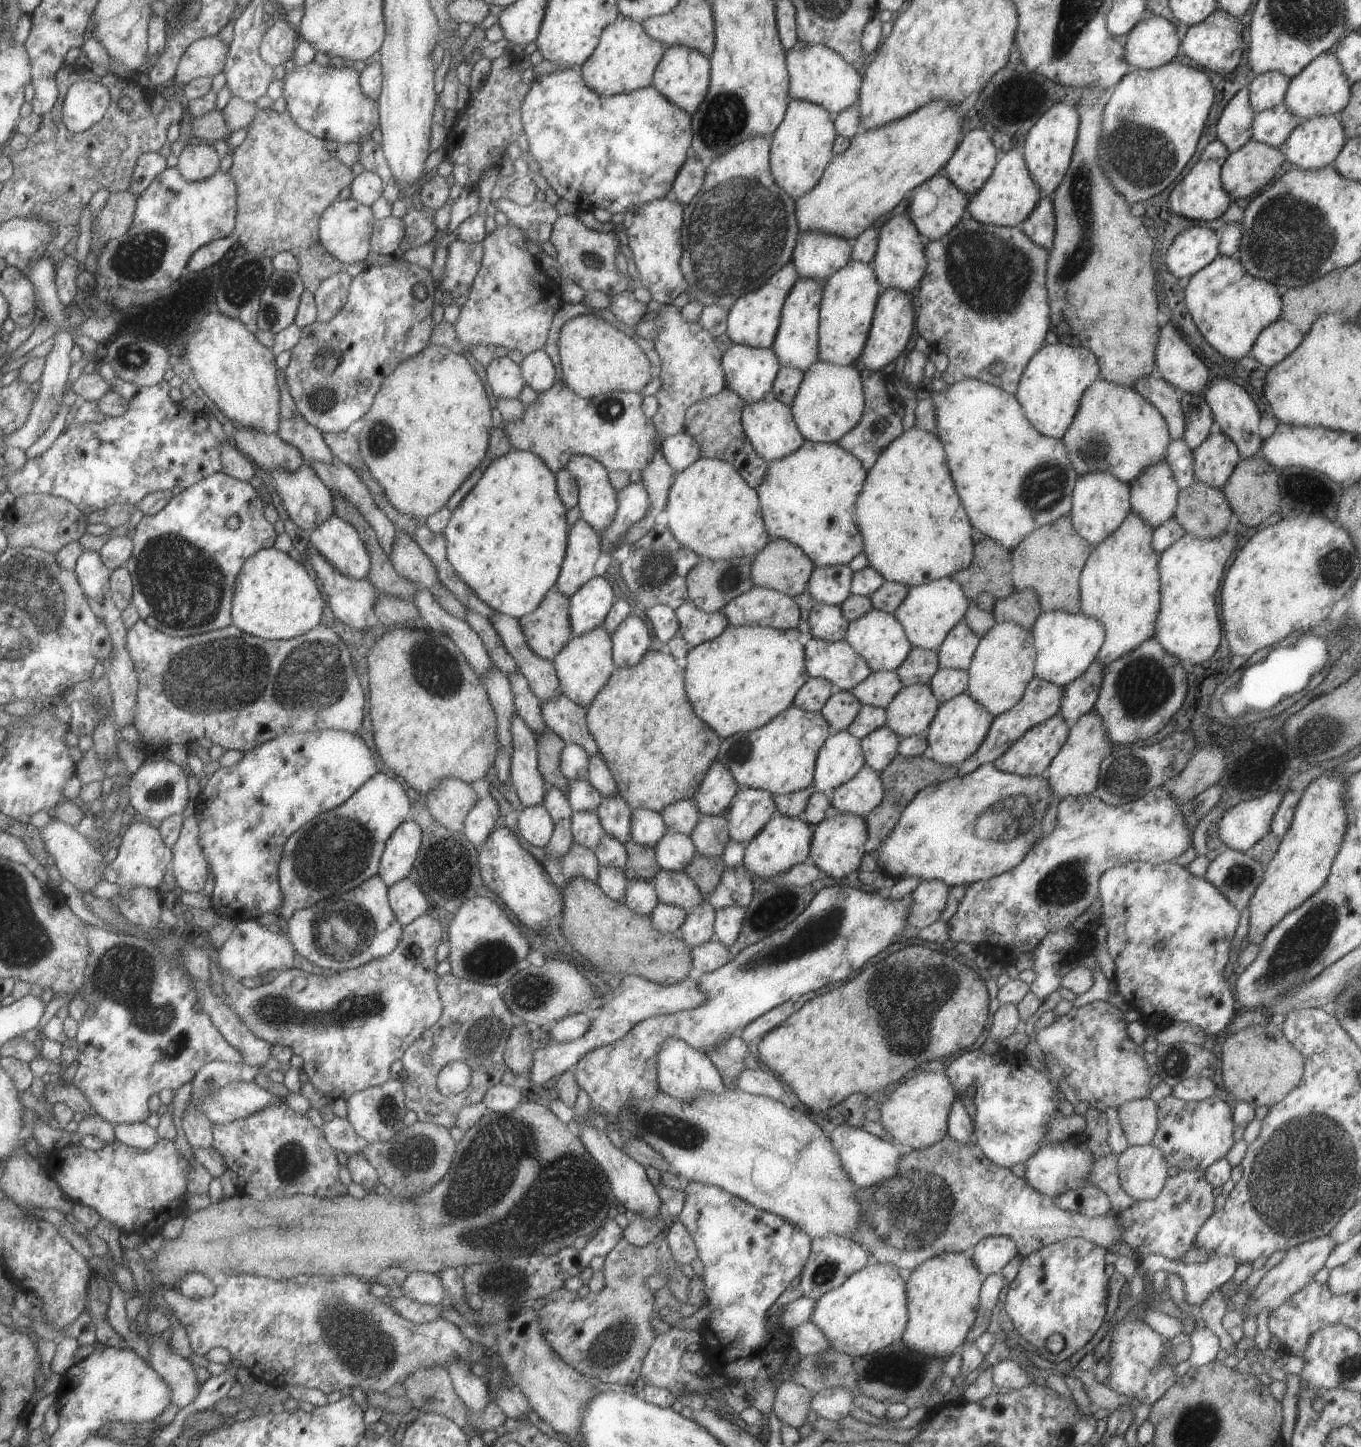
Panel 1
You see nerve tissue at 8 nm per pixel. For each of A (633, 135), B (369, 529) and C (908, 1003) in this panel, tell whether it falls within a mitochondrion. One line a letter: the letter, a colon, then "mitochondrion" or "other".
A: other
B: other
C: mitochondrion

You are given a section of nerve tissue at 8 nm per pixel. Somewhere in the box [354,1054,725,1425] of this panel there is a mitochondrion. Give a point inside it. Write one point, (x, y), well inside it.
(561, 1198)

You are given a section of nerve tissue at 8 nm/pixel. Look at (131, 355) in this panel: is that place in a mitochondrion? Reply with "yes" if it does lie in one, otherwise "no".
yes

